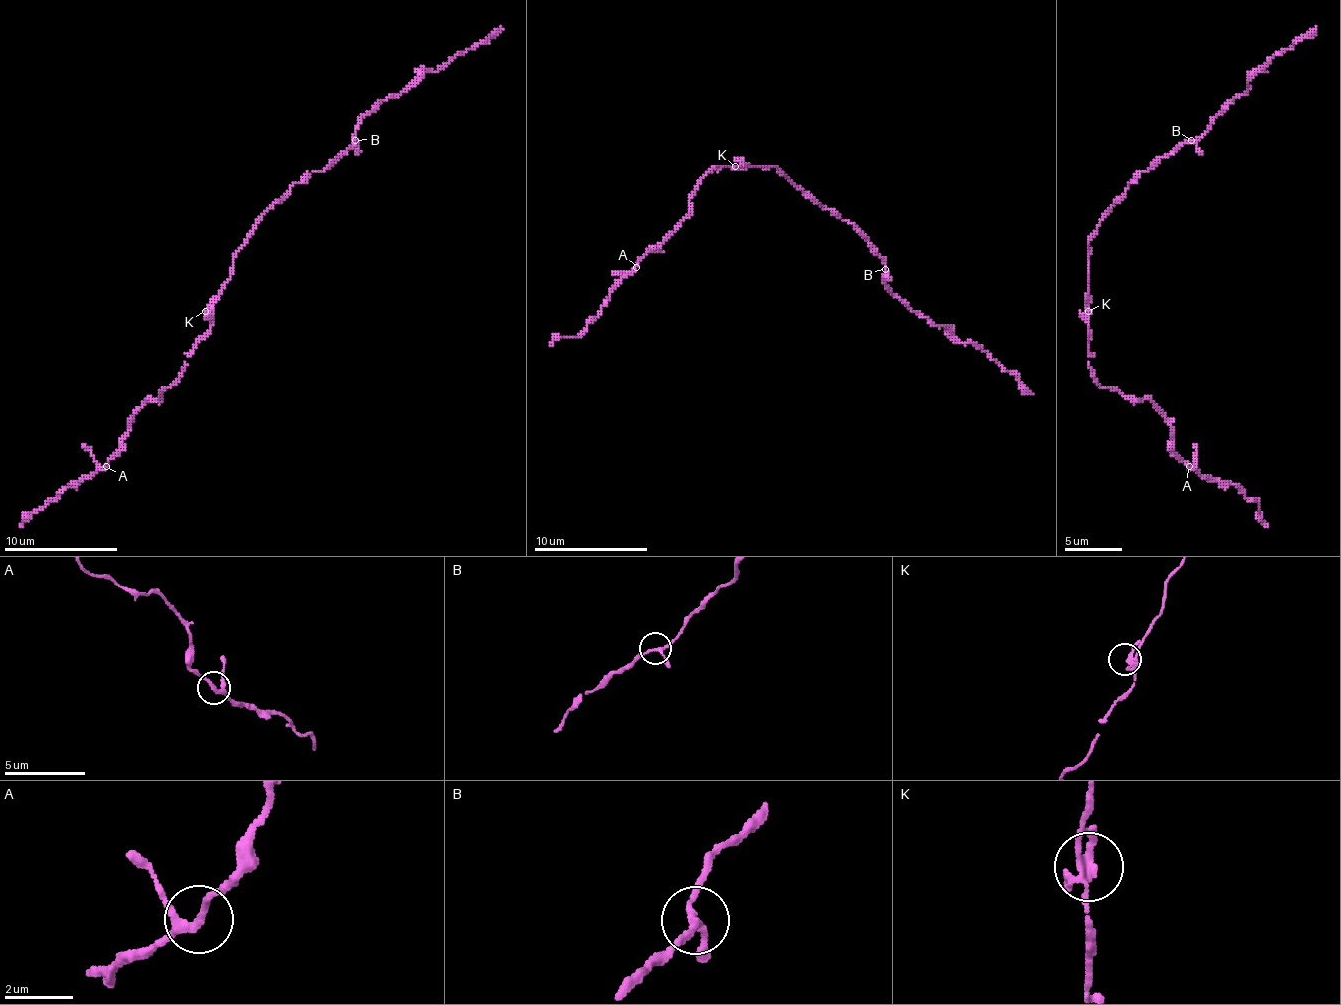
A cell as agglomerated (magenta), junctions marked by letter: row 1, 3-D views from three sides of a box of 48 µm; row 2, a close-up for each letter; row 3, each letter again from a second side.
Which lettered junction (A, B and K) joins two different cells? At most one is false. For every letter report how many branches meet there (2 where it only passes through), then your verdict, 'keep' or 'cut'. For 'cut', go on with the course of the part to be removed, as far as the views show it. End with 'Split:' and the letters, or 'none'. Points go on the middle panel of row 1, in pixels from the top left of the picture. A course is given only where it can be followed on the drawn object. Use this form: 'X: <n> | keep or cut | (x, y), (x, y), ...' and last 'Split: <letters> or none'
A: 3 | keep
B: 3 | keep
K: 3 | keep
Split: none

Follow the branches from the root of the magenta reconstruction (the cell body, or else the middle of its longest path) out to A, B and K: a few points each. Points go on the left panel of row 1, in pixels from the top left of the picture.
A: (236, 254), (233, 274), (210, 305), (210, 331), (188, 356), (182, 376), (134, 416), (122, 447), (105, 467)
B: (236, 254), (253, 225), (296, 183), (301, 183), (313, 171), (321, 171), (355, 140)
K: (236, 254), (230, 279), (205, 311)

